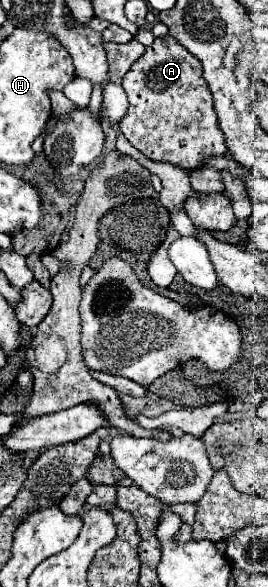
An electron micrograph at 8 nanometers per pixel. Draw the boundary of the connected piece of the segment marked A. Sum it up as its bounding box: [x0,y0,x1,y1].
[119,38,225,172]

